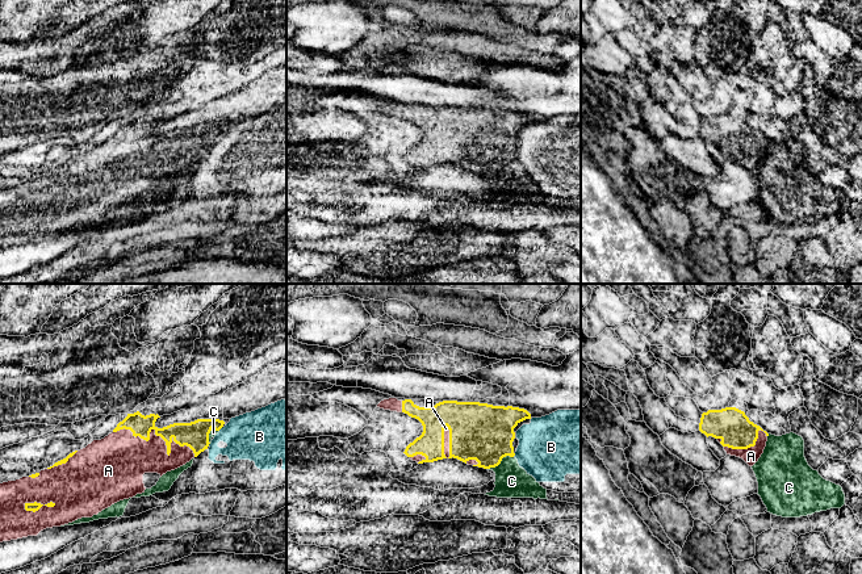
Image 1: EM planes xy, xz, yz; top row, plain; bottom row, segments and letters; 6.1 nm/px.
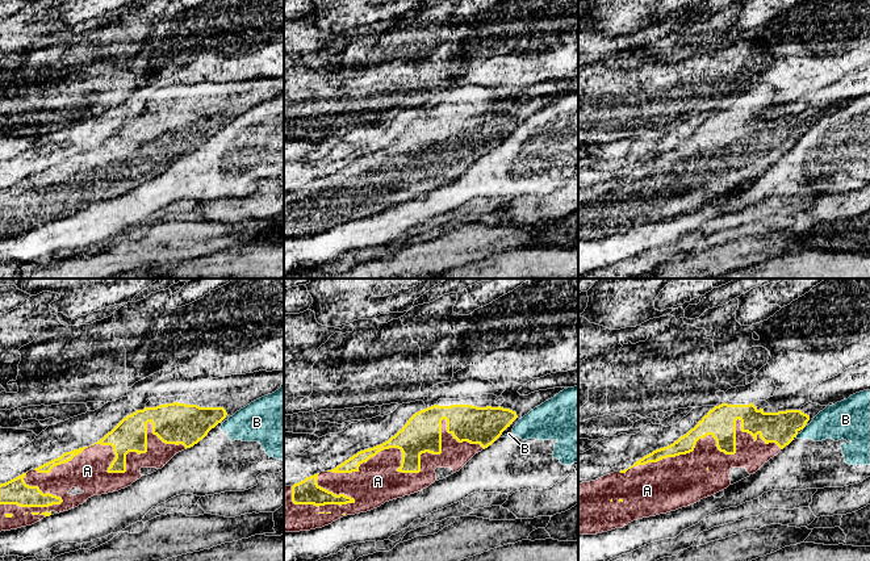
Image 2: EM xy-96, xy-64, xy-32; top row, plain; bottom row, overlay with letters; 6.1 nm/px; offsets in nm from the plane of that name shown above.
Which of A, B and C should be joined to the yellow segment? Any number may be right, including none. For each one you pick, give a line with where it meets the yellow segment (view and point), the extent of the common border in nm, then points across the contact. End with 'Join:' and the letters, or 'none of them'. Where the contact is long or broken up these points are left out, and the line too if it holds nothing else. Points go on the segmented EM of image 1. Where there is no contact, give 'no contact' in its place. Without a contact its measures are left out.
A: meets yellow in xy at (160, 436); contact 550 nm long
Join: A

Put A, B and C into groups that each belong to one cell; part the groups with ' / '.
A / B / C

